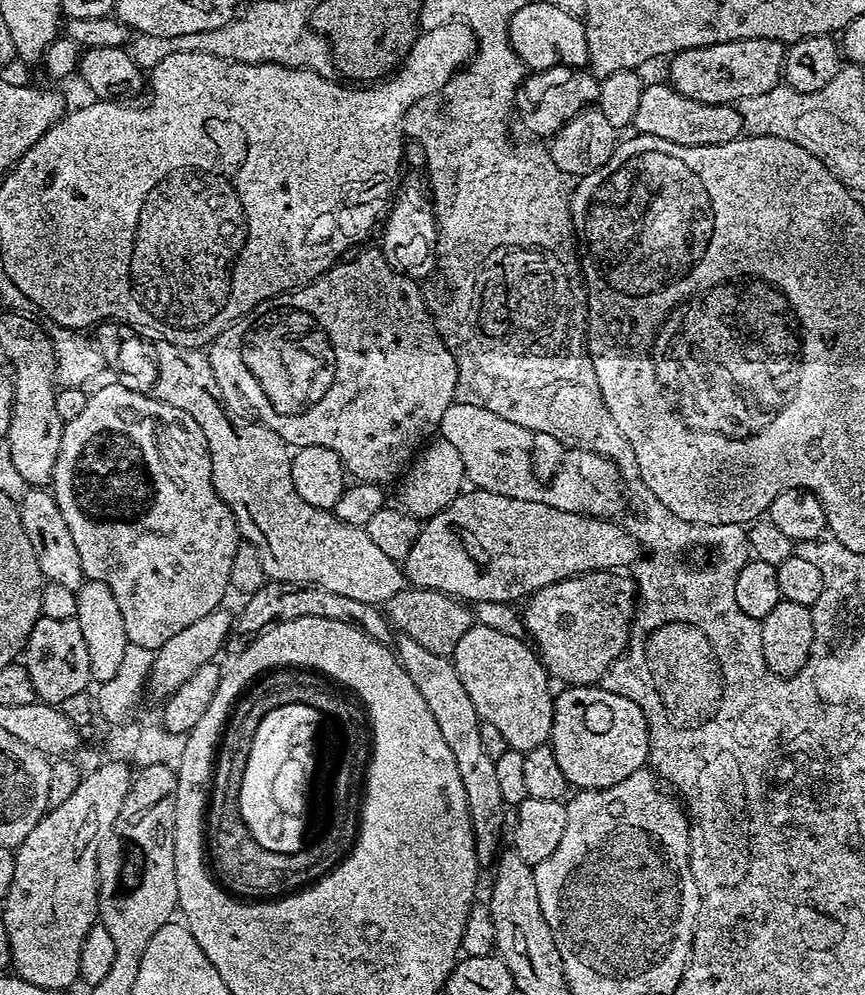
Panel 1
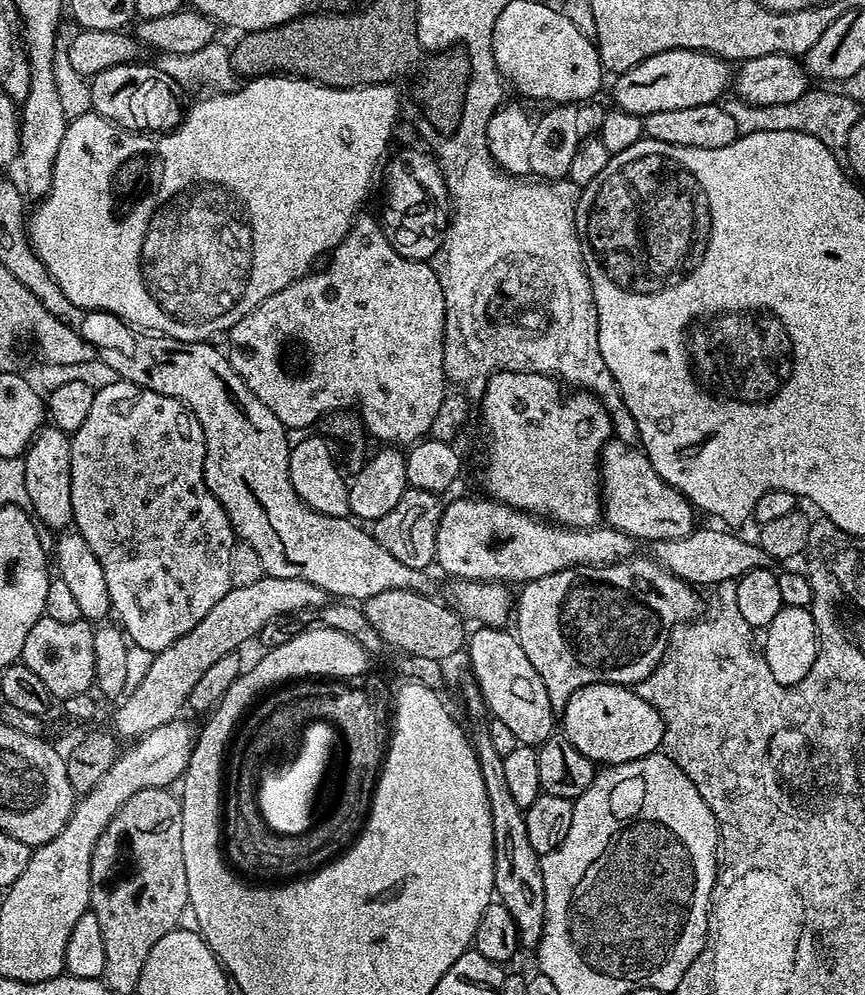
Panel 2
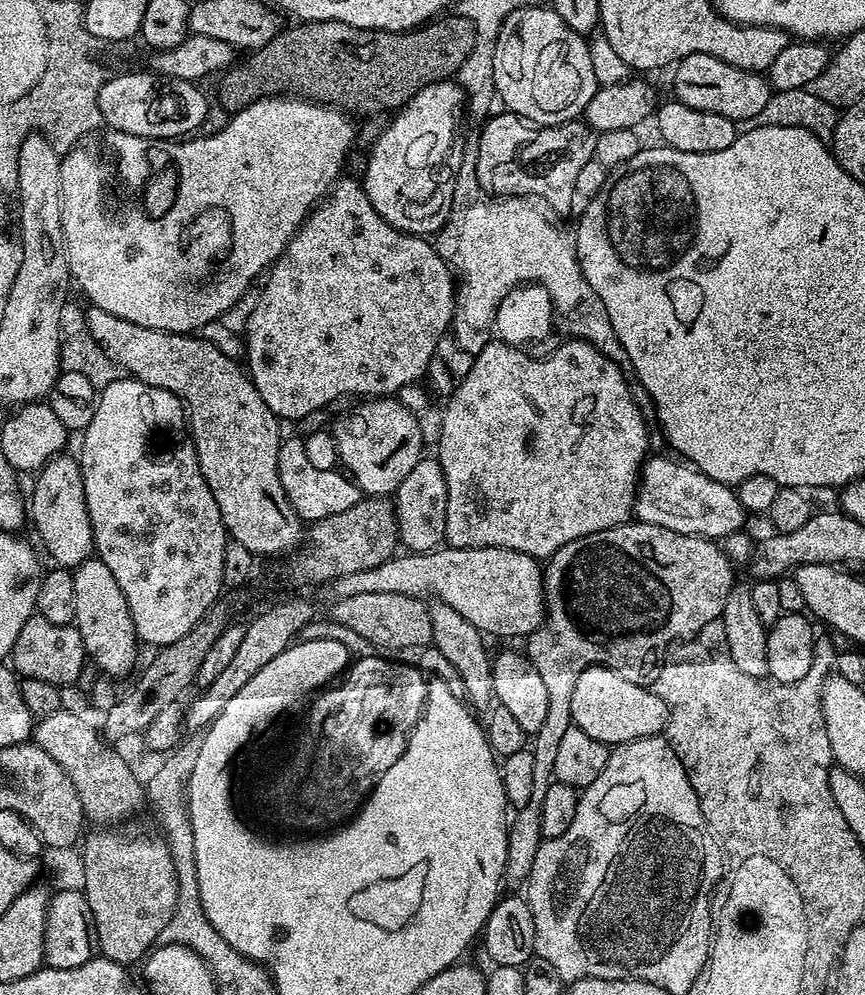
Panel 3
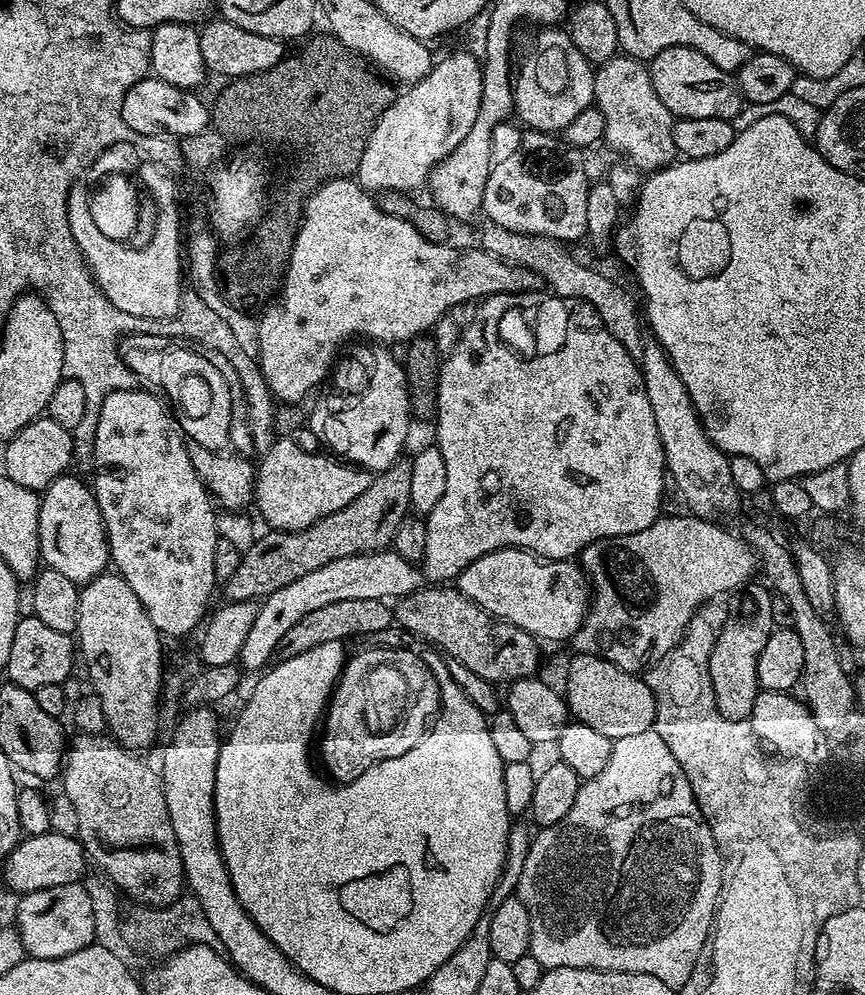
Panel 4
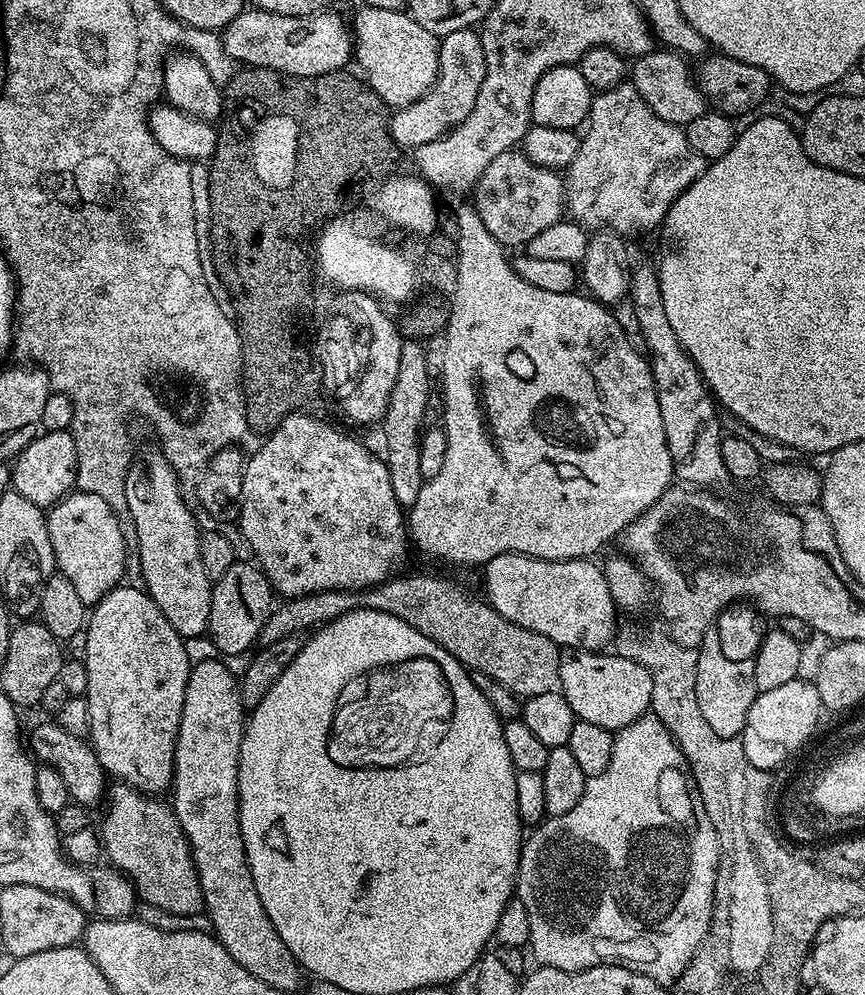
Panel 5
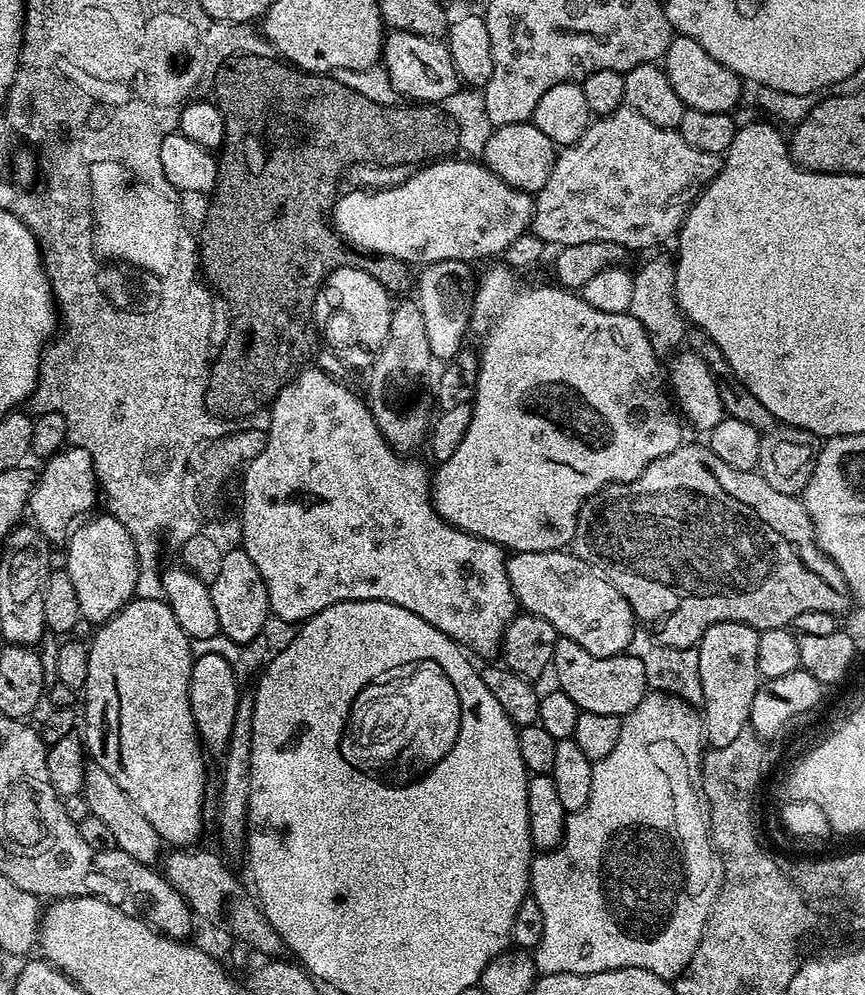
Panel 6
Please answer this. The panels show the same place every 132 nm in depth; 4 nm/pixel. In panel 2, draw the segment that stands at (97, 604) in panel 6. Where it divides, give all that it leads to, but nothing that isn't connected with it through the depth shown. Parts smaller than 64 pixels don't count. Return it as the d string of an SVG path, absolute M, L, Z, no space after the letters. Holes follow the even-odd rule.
M45 426L37 432L28 451L24 453L26 489L32 503L31 515L41 525L64 530L72 524L72 503L70 502L70 450L72 442L69 433L55 426Z

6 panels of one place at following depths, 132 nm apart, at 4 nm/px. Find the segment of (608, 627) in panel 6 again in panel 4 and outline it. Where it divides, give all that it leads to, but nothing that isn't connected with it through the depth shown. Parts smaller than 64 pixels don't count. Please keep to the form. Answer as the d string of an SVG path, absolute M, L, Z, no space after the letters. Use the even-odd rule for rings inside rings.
M522 548L494 550L478 562L470 562L458 578L458 589L490 615L520 627L540 642L571 641L590 603L590 580L579 563L546 560Z

